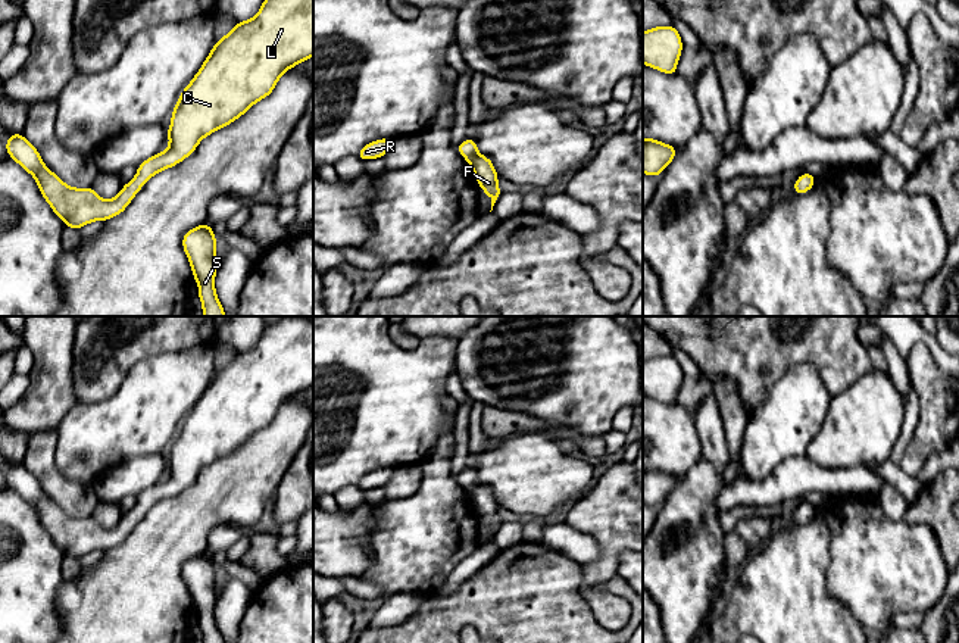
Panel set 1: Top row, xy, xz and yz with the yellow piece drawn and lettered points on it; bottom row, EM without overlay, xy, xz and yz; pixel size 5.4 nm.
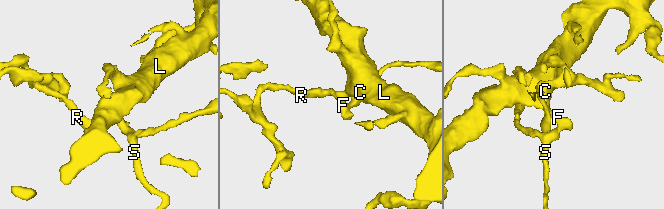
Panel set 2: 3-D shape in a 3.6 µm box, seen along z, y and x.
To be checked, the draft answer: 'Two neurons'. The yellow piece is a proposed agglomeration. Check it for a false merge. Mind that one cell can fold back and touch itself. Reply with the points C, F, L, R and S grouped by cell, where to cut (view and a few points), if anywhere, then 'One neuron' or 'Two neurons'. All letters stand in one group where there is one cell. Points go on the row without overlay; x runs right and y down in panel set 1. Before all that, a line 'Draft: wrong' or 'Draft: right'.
Draft: wrong
Groups: C F L R S. No split. One neuron

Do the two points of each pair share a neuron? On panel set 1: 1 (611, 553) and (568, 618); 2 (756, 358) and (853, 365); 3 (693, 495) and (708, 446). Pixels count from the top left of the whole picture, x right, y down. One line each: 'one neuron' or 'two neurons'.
1: two neurons
2: one neuron
3: one neuron

